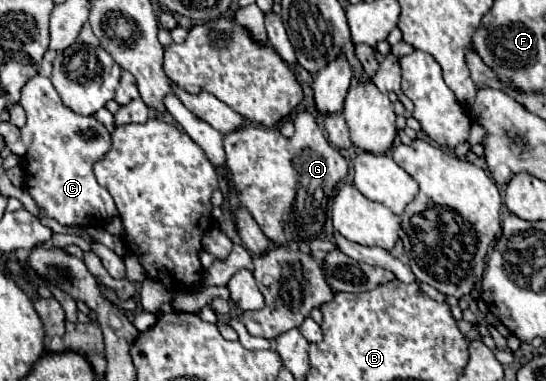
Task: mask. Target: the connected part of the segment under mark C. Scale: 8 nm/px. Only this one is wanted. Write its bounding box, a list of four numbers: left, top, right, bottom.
[19,75,117,227]

